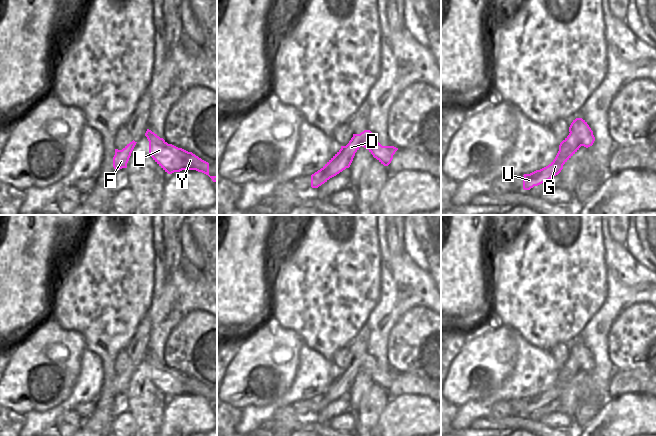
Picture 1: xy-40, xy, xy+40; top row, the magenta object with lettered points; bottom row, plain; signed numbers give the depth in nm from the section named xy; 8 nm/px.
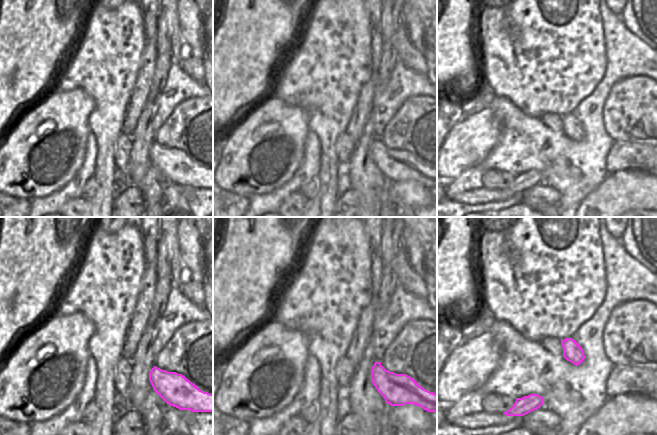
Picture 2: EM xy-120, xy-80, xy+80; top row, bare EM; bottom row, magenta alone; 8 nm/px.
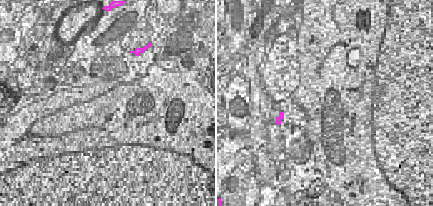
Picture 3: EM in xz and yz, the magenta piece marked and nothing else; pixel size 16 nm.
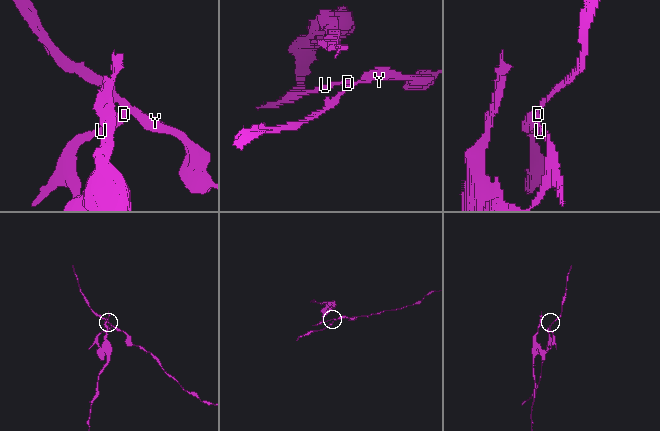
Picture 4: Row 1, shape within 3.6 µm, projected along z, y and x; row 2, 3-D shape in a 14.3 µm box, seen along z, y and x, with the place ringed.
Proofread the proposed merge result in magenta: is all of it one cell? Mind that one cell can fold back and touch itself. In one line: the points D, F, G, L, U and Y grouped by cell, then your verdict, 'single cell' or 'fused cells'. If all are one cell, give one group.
D F G U / L Y; fused cells

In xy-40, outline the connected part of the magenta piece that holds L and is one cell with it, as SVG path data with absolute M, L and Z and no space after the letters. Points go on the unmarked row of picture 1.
M147 353L145 360L149 365L149 377L153 384L168 398L182 394L196 394L208 399L213 406L217 400L209 399L209 387L192 376L168 368L163 362Z

